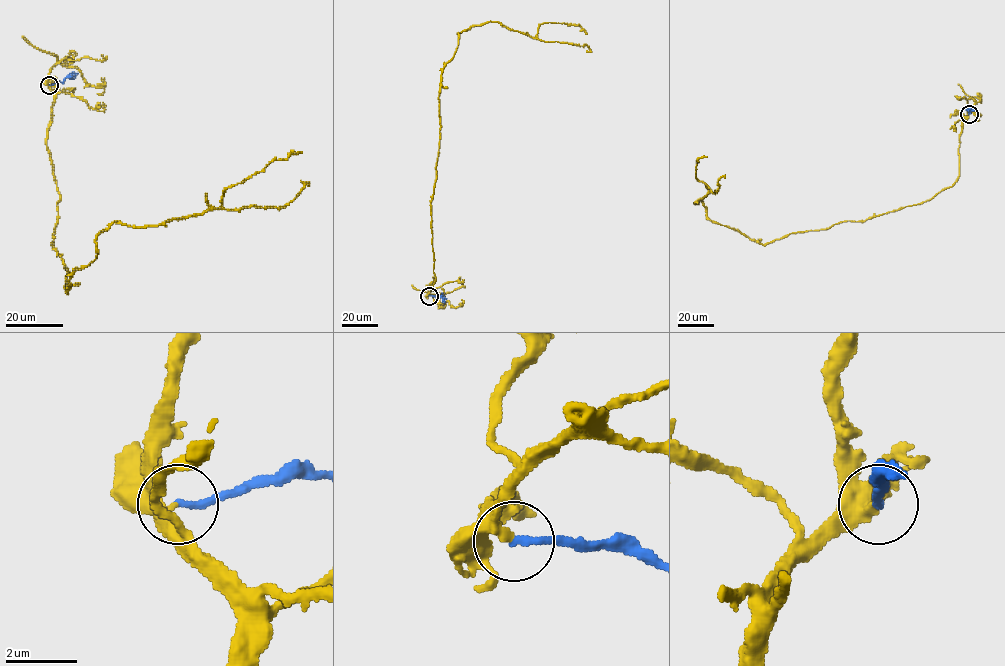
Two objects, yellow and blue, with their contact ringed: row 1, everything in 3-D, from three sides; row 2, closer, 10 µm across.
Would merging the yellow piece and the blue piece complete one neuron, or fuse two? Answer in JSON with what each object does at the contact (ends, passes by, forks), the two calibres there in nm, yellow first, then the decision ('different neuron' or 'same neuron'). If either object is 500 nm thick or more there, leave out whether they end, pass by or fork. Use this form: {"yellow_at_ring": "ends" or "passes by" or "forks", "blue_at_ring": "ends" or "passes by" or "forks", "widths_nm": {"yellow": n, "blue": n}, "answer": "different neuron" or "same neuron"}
{"yellow_at_ring": "ends", "blue_at_ring": "ends", "widths_nm": {"yellow": 360, "blue": 200}, "answer": "same neuron"}

